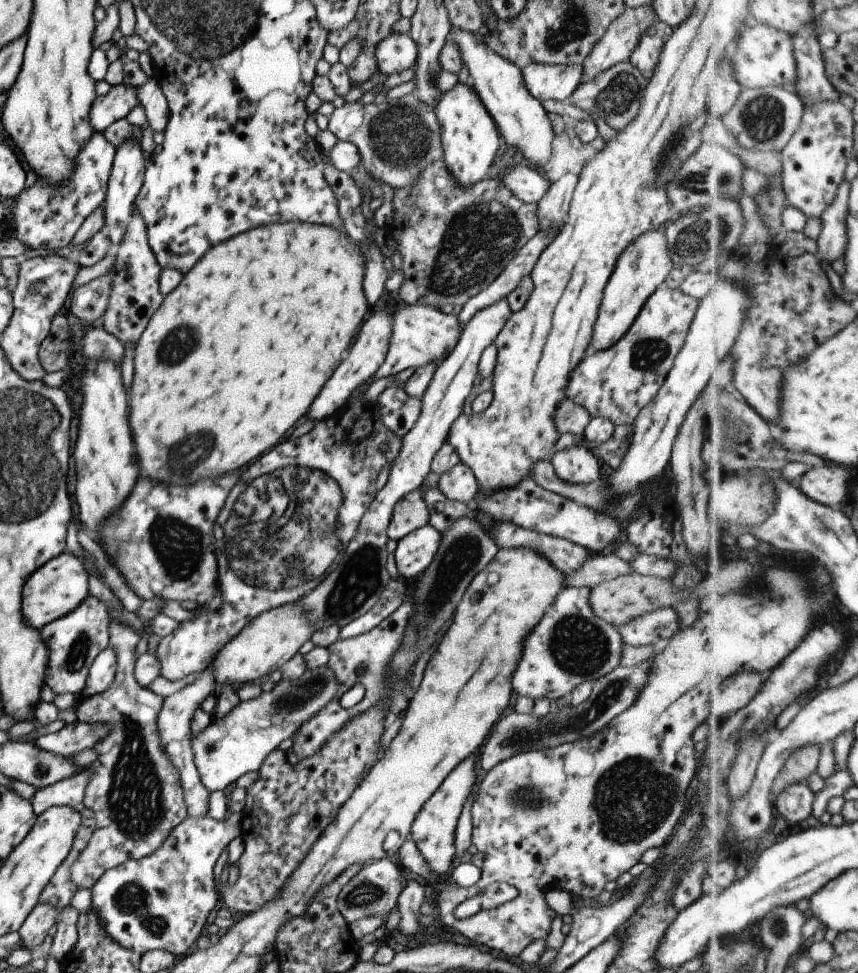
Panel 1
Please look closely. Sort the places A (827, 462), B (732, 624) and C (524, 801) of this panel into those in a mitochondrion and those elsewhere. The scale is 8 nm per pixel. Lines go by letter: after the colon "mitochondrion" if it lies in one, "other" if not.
A: other
B: other
C: mitochondrion

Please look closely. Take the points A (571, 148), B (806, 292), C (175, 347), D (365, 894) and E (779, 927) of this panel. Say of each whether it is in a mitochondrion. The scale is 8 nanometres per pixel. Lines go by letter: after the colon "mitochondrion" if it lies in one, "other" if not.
A: other
B: other
C: mitochondrion
D: mitochondrion
E: mitochondrion

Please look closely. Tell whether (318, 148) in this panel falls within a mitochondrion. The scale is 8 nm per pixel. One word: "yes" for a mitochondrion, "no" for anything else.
no

